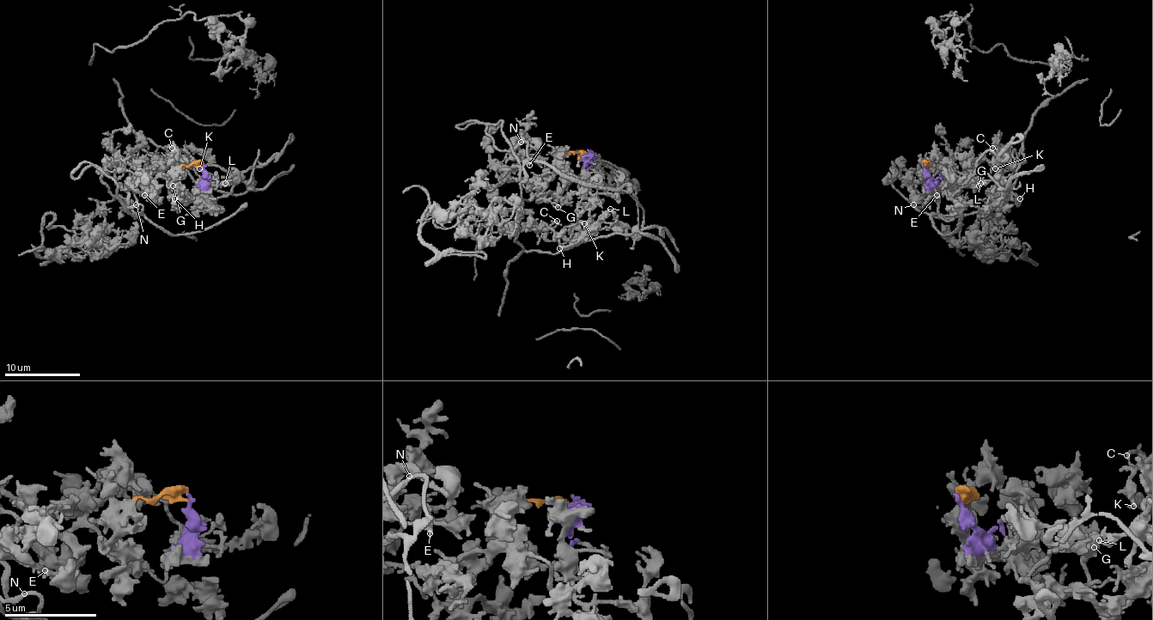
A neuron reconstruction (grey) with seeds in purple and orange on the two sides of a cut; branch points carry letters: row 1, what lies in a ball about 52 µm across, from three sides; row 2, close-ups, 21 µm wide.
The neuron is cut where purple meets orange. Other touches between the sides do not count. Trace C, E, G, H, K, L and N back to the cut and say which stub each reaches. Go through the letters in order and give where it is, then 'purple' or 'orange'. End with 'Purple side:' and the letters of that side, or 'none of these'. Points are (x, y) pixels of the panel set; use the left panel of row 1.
C: (172, 148) | purple
E: (144, 195) | orange
G: (173, 185) | orange
H: (174, 198) | purple
K: (199, 168) | purple
L: (225, 183) | purple
N: (136, 204) | orange
Purple side: C, H, K, L

